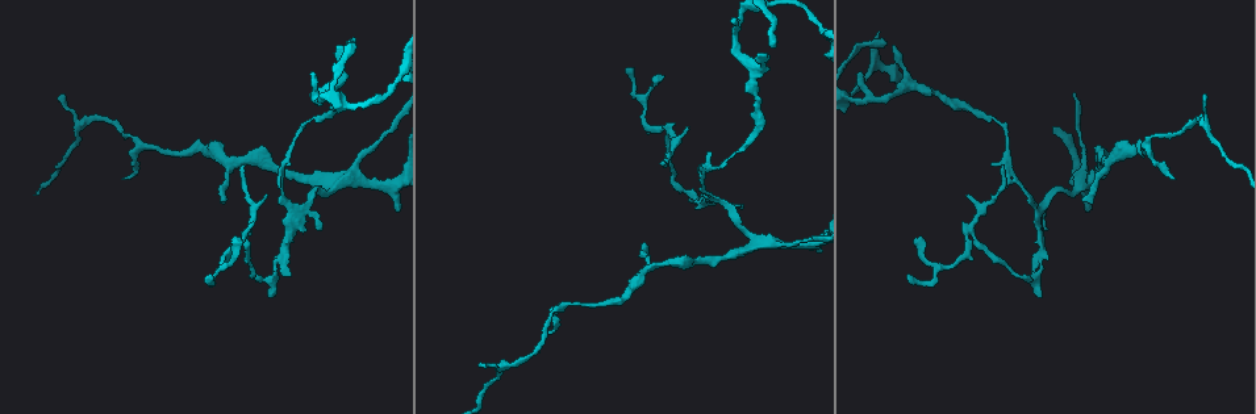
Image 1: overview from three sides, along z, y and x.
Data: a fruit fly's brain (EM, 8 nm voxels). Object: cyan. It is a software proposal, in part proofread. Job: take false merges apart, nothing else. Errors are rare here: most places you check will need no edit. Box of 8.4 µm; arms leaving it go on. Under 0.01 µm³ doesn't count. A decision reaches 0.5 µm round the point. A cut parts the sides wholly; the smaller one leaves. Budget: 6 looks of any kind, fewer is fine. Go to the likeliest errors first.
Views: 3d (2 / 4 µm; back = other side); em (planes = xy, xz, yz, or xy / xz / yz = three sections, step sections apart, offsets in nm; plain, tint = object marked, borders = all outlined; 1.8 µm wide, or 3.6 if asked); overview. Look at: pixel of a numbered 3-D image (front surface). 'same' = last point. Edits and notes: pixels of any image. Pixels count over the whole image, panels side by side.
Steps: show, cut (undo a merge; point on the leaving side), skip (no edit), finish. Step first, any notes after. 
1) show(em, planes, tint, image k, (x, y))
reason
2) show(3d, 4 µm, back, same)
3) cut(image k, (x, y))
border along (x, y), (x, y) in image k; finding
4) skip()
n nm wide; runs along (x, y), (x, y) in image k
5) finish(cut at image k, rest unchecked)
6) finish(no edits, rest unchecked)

show(em, xy, step 16, tint, image 1, (1079, 183))
sudden change in width

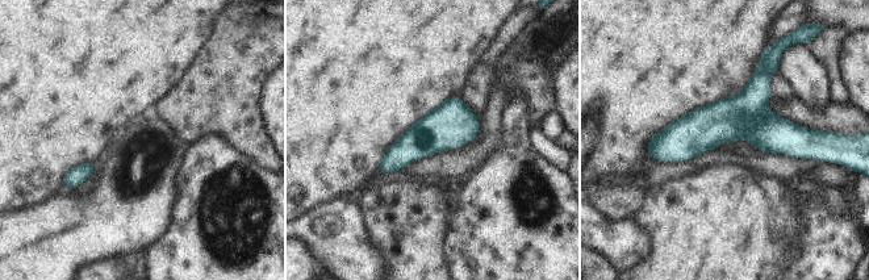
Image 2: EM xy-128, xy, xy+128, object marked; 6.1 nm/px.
show(em, yz, step 4, tint, same)
another direction

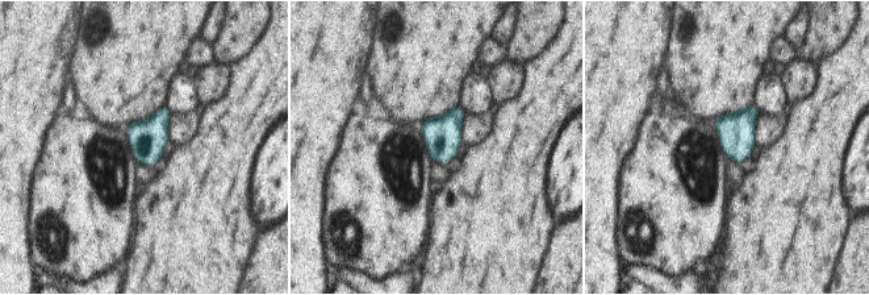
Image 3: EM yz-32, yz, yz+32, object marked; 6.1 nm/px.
skip()
220 nm wide; all the same neuron

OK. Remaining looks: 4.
show(em, planes, plain, image 1, (94, 115))
abrupt turn

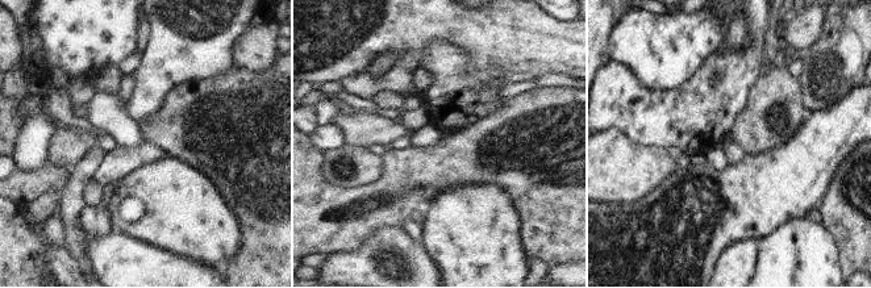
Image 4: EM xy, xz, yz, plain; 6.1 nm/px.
show(em, planes, tint, same)
with the object marked

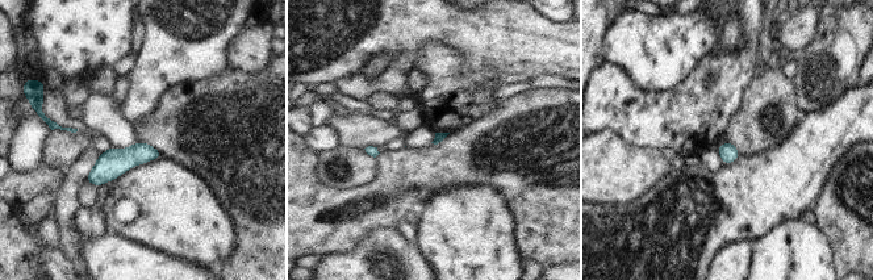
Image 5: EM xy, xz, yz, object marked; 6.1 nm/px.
skip()
continuous, no second neuron

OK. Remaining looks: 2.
show(em, planes, tint, image 1, (683, 188))
abrupt turn

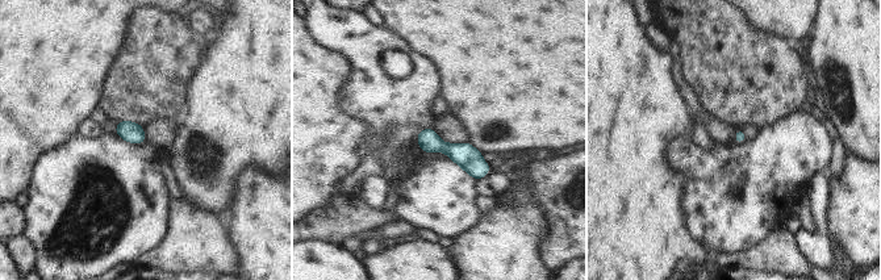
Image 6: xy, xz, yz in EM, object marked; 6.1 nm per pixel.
skip()
runs along (421, 136), (485, 170) in image 6; one neuron here

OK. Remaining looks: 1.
finish(no edits, rest unchecked)

